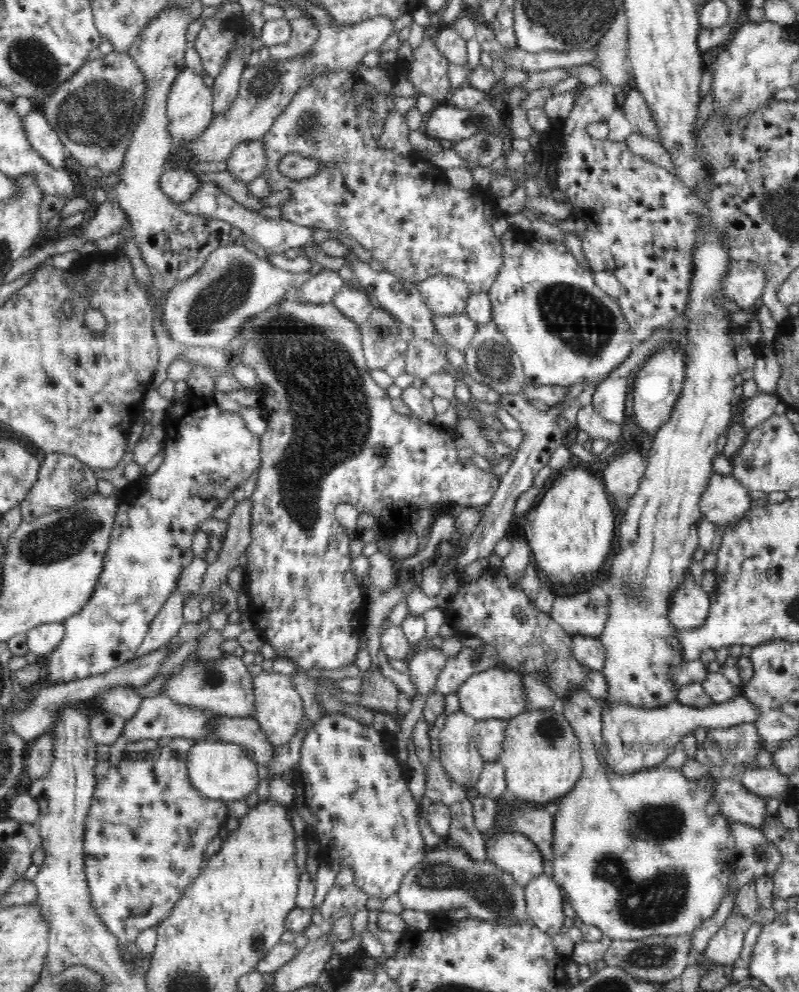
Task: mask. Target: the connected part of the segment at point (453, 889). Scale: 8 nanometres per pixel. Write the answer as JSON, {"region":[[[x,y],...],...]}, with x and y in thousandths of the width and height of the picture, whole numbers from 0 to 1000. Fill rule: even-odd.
{"region":[[[558,854],[554,857],[539,857],[532,861],[531,867],[524,869],[503,887],[497,899],[501,909],[507,916],[527,917],[533,920],[546,920],[551,917],[581,917],[586,918],[586,924],[621,931],[631,925],[645,925],[652,929],[658,927],[658,906],[656,906],[656,894],[643,888],[643,884],[623,874],[623,872],[608,867],[596,868],[581,858],[581,856]]]}

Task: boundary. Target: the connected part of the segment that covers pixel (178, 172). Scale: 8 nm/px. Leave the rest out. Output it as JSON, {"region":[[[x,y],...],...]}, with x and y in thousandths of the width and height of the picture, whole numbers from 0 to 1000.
{"region":[[[208,169],[199,181],[202,193],[218,204],[225,205],[240,200],[252,185],[242,173],[228,169]]]}

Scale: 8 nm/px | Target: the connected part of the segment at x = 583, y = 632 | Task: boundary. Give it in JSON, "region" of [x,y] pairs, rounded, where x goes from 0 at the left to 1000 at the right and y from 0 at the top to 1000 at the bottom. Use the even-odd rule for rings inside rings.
{"region":[[[738,589],[735,594],[713,603],[696,603],[687,618],[715,642],[750,642],[756,635],[763,616],[760,593]]]}

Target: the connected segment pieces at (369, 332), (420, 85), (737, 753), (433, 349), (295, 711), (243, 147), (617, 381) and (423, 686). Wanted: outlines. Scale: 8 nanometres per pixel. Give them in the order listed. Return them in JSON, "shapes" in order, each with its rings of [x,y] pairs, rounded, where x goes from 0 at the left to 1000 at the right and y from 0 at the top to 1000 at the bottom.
{"shapes":[[[[469,307],[466,317],[451,327],[451,341],[462,373],[478,373],[497,358],[493,345],[499,339],[498,323]]],[[[533,34],[524,48],[517,51],[518,63],[509,63],[506,70],[496,70],[489,75],[501,77],[508,75],[523,91],[523,96],[536,95],[543,101],[544,107],[559,102],[566,93],[561,70],[563,61],[558,55],[548,53],[543,36]]],[[[929,729],[907,735],[886,735],[885,744],[895,749],[912,773],[942,770],[956,748],[945,729]]],[[[518,340],[511,345],[507,353],[508,373],[511,377],[516,377],[518,381],[533,383],[536,379],[546,377],[546,375],[558,375],[557,356],[541,344]]],[[[332,676],[322,681],[315,681],[315,689],[318,689],[318,720],[315,720],[315,724],[323,727],[325,734],[333,739],[337,749],[344,753],[364,748],[382,720],[378,704],[368,693],[365,682],[362,677],[335,678]]],[[[308,142],[298,145],[283,161],[283,171],[295,176],[295,180],[312,184],[327,177],[335,156],[325,142]]],[[[762,378],[746,389],[740,408],[748,417],[763,425],[778,426],[786,401],[786,383],[783,380]]],[[[536,652],[512,662],[508,667],[512,673],[513,685],[521,693],[519,702],[546,698],[544,692],[559,663],[552,654]]]]}

